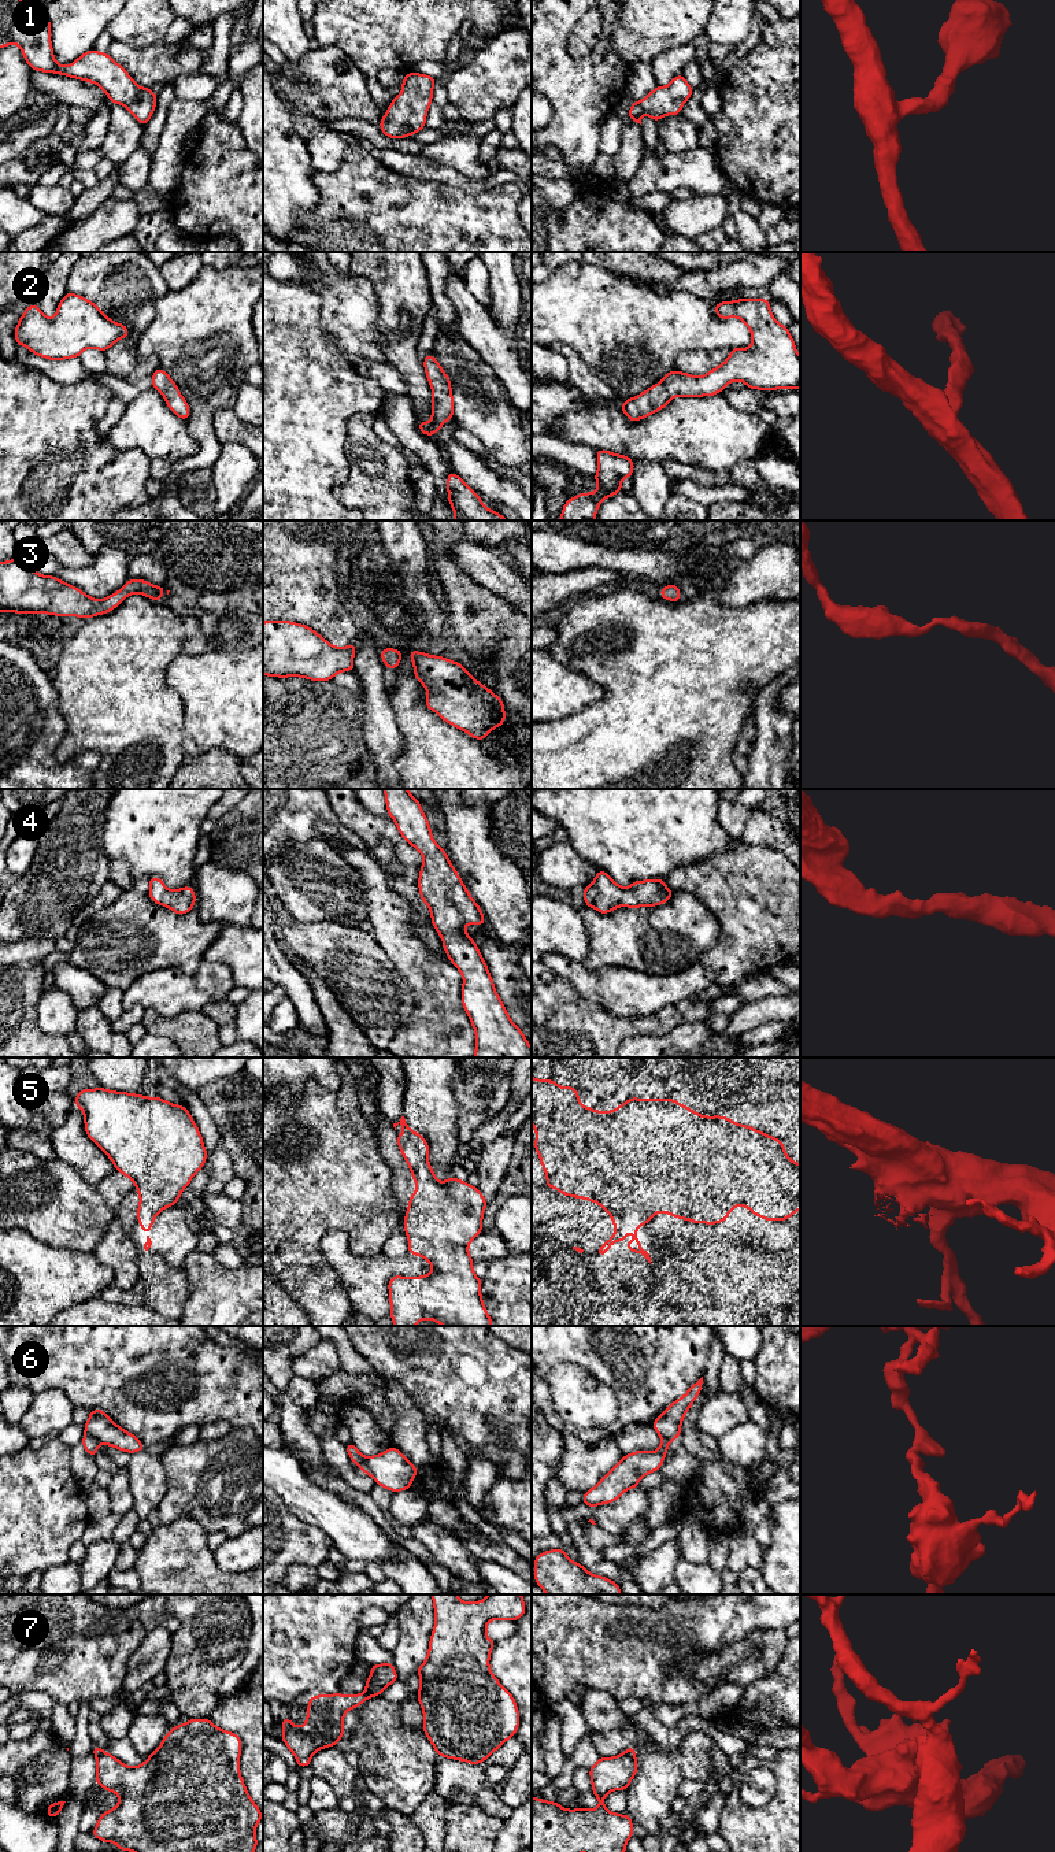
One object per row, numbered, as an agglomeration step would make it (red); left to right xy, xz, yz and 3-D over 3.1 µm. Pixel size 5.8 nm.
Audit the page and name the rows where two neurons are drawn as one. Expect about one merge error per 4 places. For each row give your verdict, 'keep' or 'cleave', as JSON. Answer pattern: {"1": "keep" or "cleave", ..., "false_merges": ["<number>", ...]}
{"1": "keep", "2": "keep", "3": "keep", "4": "keep", "5": "cleave", "6": "cleave", "7": "cleave", "false_merges": ["5", "6", "7"]}

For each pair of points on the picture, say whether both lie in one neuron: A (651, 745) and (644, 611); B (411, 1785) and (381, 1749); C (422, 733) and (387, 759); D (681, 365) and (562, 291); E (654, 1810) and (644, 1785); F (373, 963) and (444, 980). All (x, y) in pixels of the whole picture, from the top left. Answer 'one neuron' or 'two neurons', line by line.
A: one neuron
B: one neuron
C: two neurons
D: two neurons
E: one neuron
F: two neurons

